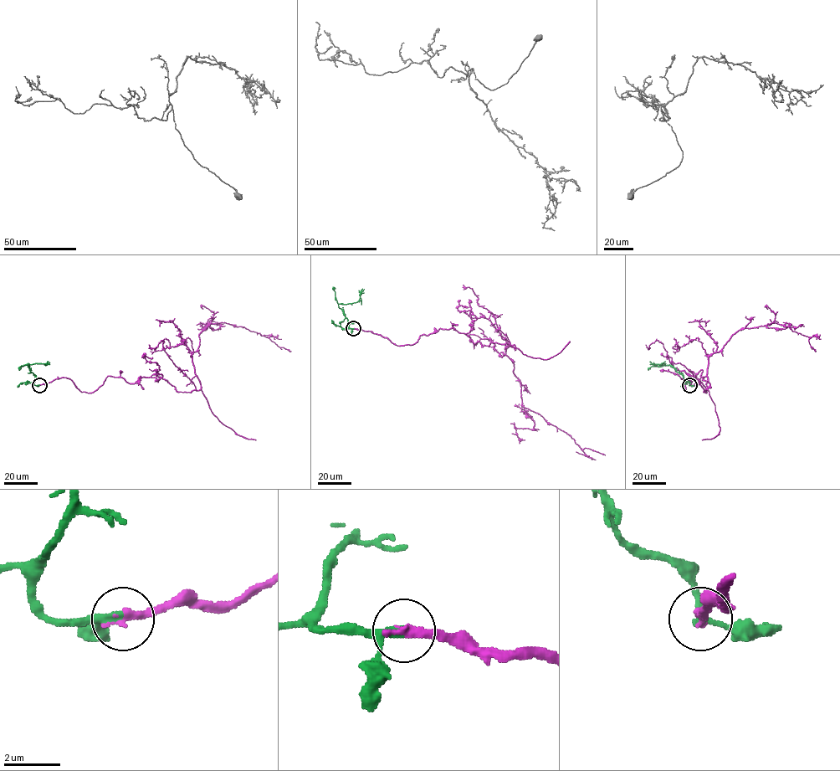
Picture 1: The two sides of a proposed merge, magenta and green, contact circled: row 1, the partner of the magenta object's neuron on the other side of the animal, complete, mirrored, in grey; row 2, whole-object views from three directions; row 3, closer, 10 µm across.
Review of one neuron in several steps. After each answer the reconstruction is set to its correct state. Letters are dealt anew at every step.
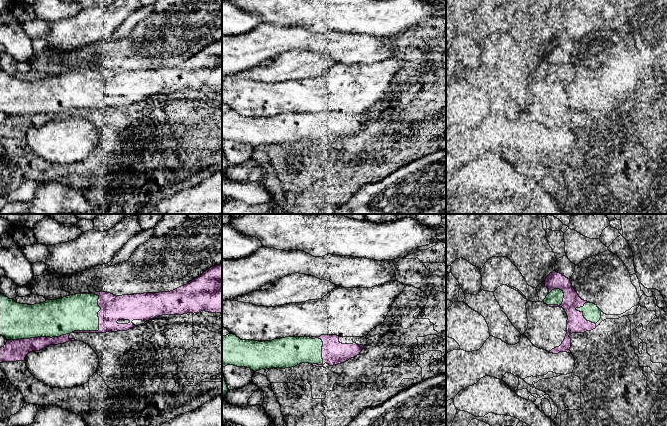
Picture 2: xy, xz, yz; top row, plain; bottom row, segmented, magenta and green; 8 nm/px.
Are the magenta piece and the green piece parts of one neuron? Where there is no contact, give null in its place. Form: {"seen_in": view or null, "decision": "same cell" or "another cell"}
{"seen_in": "xy", "decision": "same cell"}

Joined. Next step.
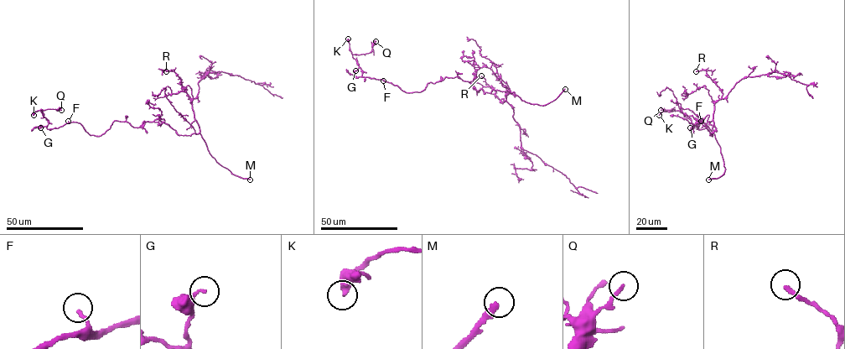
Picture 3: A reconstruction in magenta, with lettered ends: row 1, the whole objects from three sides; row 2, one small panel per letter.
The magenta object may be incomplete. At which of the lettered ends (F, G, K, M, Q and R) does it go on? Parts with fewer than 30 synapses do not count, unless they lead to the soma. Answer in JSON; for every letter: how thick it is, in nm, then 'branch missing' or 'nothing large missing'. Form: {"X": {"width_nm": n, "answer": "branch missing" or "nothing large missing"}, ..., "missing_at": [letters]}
{"F": {"width_nm": 170, "answer": "branch missing"}, "G": {"width_nm": 130, "answer": "nothing large missing"}, "K": {"width_nm": 420, "answer": "nothing large missing"}, "M": {"width_nm": 220, "answer": "branch missing"}, "Q": {"width_nm": 160, "answer": "nothing large missing"}, "R": {"width_nm": 220, "answer": "branch missing"}, "missing_at": ["F", "M", "R"]}

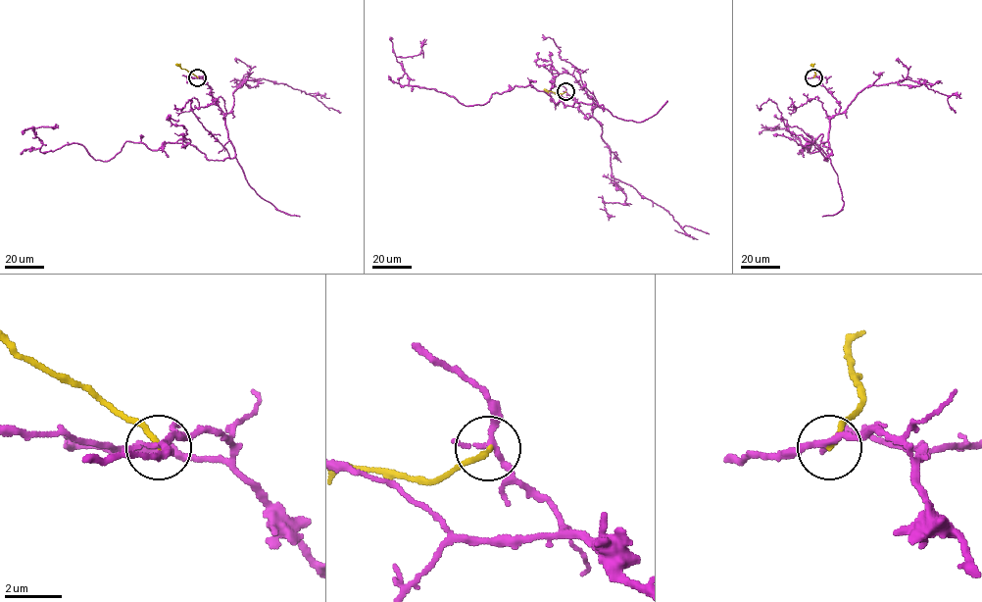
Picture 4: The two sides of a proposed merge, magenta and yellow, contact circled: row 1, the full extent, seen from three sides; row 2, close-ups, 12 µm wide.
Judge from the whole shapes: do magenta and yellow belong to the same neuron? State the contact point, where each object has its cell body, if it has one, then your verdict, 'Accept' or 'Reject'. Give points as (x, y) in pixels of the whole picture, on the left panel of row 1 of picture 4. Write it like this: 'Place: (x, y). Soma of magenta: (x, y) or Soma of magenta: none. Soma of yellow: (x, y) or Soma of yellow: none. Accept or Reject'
Place: (197, 77). Soma of magenta: none. Soma of yellow: none. Reject

